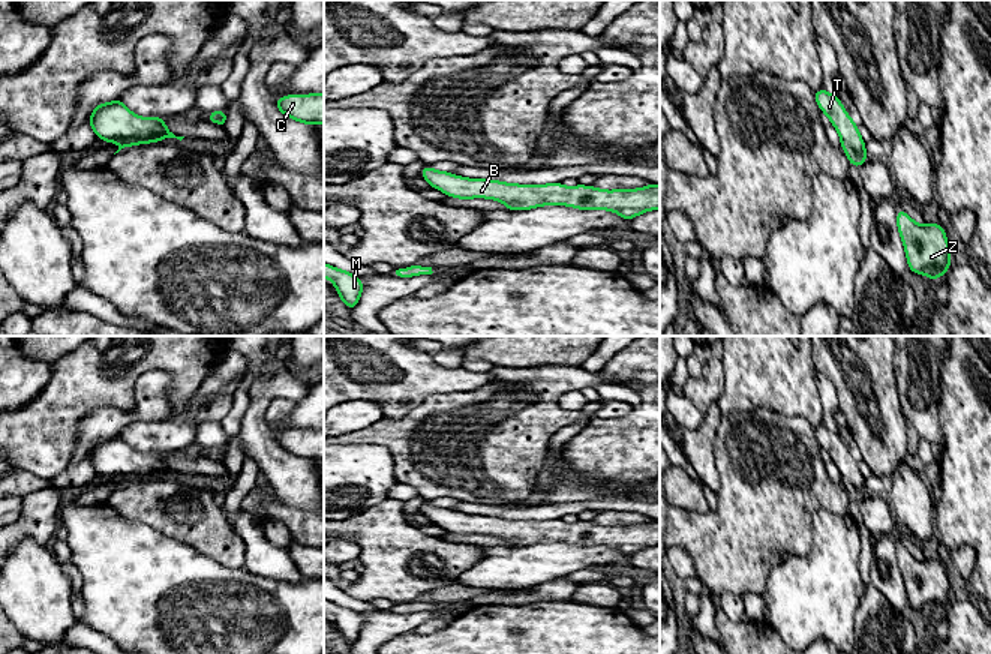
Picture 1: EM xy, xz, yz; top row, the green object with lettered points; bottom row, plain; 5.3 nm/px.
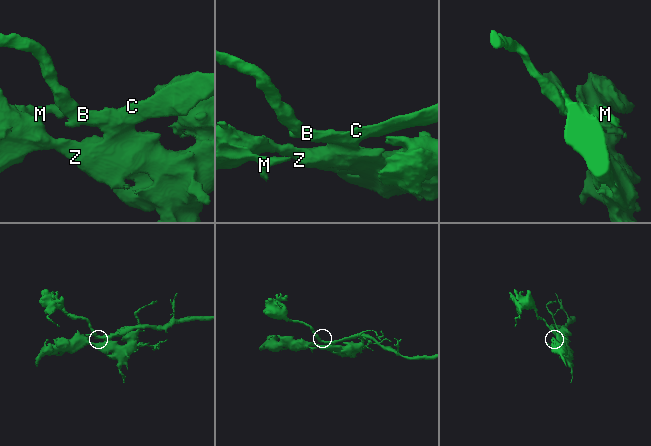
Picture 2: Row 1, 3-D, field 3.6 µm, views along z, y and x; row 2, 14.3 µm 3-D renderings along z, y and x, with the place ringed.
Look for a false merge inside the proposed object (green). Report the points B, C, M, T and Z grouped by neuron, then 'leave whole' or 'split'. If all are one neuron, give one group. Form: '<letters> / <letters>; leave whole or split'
B C M T Z; leave whole

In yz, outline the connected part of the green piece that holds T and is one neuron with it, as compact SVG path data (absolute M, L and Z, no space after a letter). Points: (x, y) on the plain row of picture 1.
M822 423L814 428L814 435L820 447L829 453L831 459L838 466L841 484L846 488L850 501L861 504L868 495L865 478L858 462L840 438L838 430L829 430Z

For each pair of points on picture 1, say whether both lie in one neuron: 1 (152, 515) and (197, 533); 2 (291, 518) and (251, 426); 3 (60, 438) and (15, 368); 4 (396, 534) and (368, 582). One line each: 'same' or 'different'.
1: same
2: different
3: different
4: same

